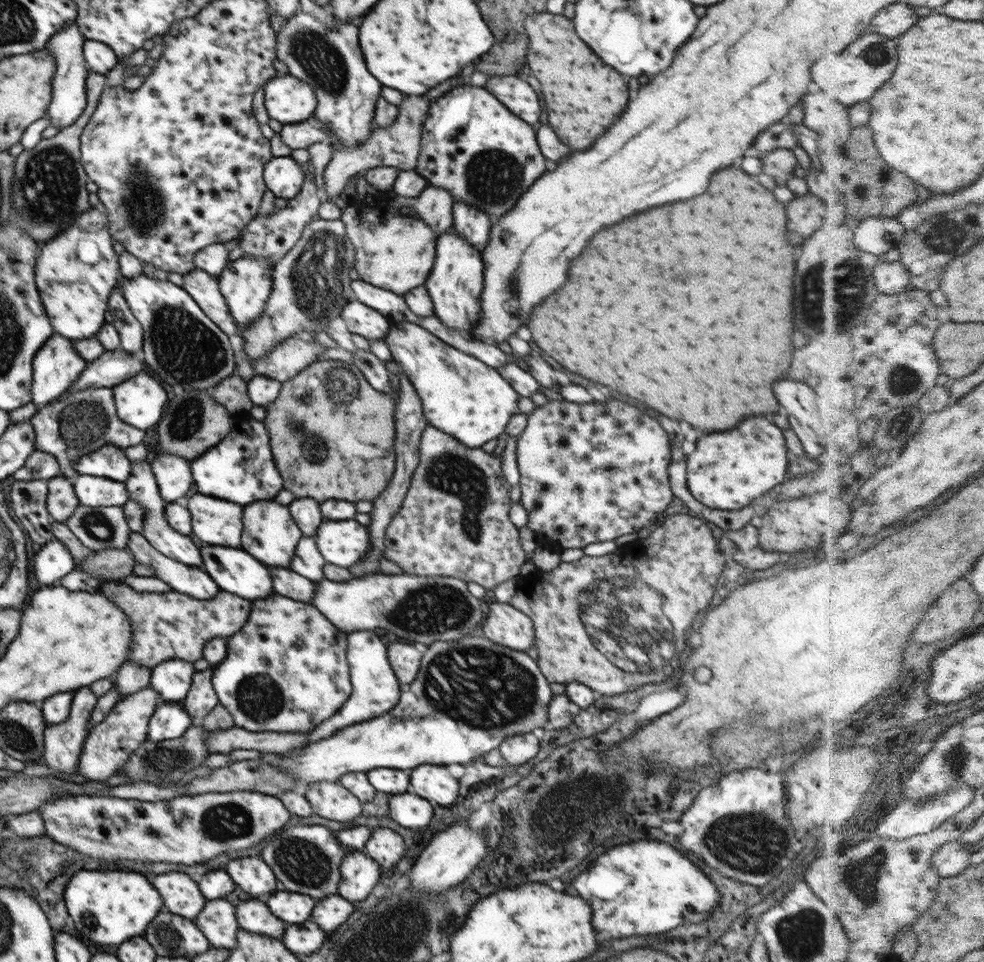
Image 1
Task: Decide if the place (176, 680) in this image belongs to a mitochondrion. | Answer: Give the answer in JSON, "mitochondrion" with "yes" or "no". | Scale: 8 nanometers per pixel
{"mitochondrion":"no"}

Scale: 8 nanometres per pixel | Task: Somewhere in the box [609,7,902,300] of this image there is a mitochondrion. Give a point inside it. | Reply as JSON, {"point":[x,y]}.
{"point":[867,55]}

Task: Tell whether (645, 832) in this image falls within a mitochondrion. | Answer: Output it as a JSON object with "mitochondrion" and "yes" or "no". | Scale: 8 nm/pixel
{"mitochondrion":"no"}

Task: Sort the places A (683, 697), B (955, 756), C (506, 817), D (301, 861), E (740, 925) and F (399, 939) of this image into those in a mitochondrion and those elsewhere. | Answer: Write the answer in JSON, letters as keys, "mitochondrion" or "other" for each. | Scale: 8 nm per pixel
{"A":"other","B":"mitochondrion","C":"other","D":"mitochondrion","E":"other","F":"other"}

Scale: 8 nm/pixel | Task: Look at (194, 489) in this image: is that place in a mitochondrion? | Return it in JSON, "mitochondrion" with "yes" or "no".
{"mitochondrion":"no"}

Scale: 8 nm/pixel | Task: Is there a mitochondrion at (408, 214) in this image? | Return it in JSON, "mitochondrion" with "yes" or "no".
{"mitochondrion":"no"}

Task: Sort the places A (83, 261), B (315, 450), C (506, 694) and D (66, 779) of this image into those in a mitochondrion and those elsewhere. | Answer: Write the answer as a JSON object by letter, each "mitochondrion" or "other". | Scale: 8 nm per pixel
{"A":"other","B":"mitochondrion","C":"mitochondrion","D":"other"}

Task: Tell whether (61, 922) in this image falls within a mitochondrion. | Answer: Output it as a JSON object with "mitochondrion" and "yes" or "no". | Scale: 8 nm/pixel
{"mitochondrion":"no"}

